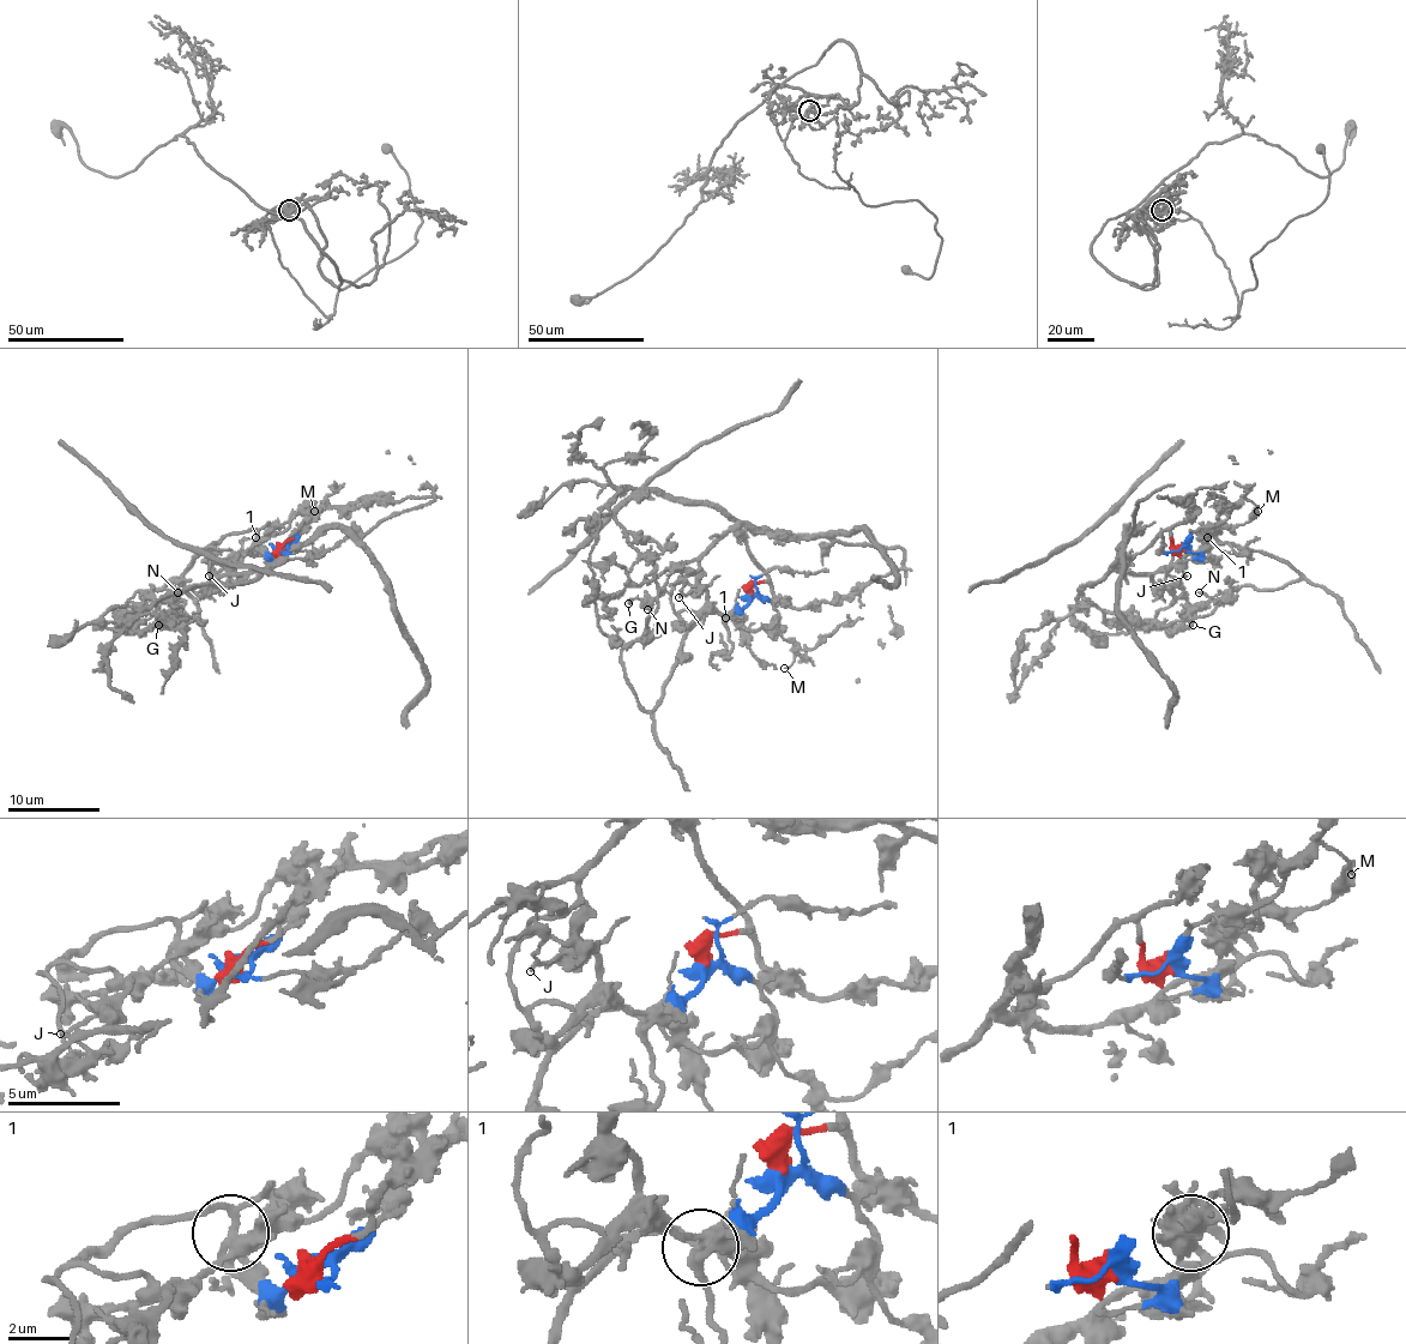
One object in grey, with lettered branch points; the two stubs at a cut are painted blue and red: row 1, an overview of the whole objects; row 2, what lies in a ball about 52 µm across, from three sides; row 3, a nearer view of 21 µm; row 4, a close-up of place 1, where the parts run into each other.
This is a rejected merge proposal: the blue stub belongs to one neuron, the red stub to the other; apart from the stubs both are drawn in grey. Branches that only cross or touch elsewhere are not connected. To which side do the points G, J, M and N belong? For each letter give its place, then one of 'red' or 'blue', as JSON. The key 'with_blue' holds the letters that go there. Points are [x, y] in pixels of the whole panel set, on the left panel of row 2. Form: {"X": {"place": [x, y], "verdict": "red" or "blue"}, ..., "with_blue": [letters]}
{"G": {"place": [158, 625], "verdict": "blue"}, "J": {"place": [209, 576], "verdict": "red"}, "M": {"place": [314, 511], "verdict": "blue"}, "N": {"place": [177, 592], "verdict": "blue"}, "with_blue": ["G", "M", "N"]}

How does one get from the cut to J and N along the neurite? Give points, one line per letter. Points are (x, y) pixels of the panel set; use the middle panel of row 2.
J: (749, 595), (754, 583), (765, 583), (767, 573), (730, 532), (702, 558), (695, 588), (680, 597)
N: (749, 595), (724, 620), (707, 613), (687, 633), (652, 710), (622, 661), (622, 650), (645, 630), (647, 608)

